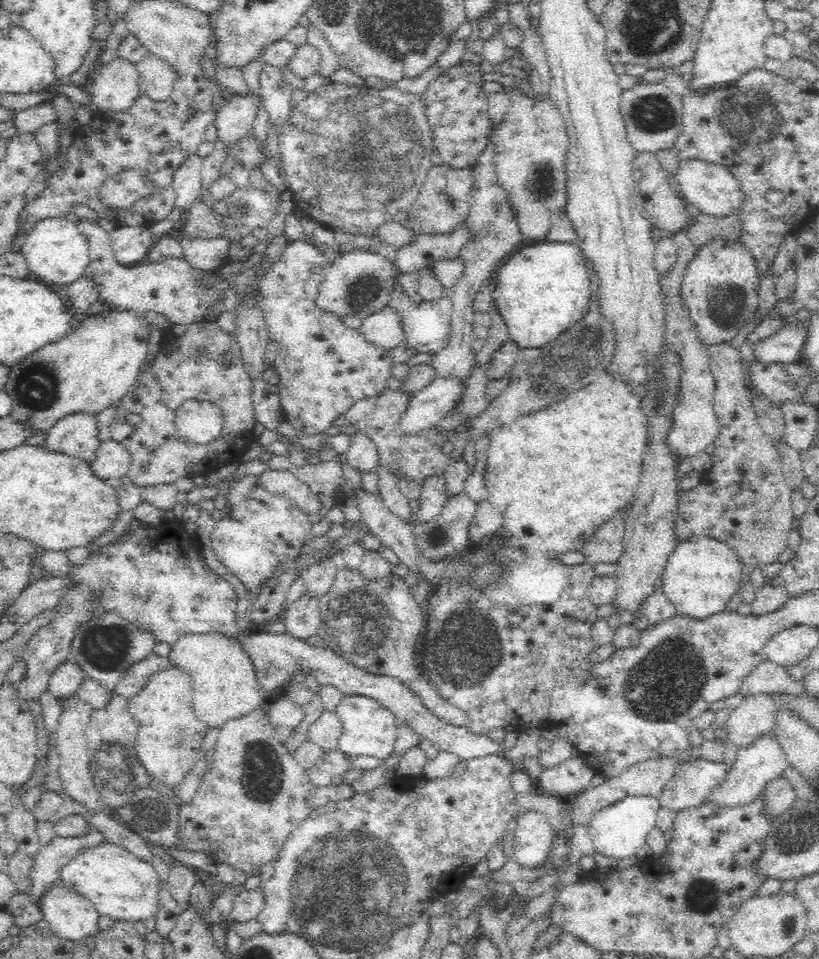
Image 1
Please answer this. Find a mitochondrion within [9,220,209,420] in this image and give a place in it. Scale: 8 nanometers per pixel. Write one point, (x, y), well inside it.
(36, 387)

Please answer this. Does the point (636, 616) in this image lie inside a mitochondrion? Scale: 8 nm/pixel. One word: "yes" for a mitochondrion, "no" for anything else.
no

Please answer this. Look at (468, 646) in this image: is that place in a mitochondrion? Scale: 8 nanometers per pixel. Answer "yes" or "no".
yes

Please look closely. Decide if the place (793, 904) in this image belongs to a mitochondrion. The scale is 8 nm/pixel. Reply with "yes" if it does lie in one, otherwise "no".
no

